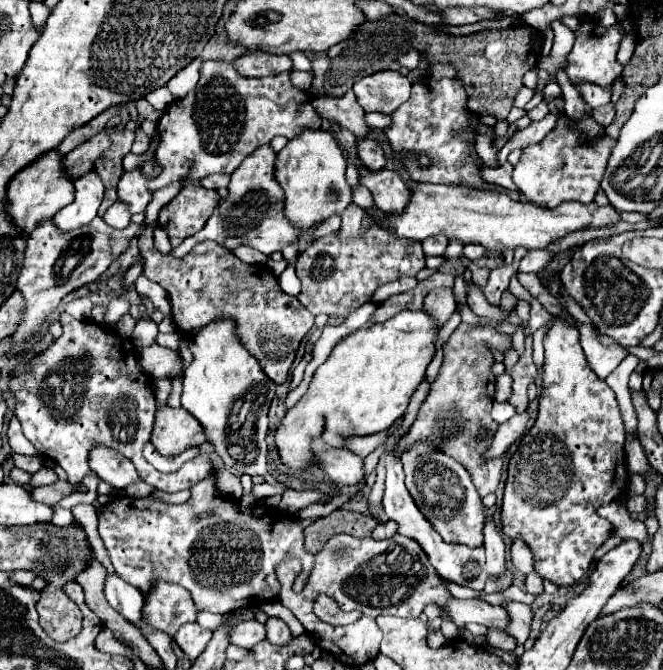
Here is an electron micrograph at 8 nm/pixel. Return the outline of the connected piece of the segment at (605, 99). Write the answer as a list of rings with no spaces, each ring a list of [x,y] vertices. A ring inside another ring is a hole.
[[[579,83],[577,89],[579,89],[581,97],[585,99],[585,103],[591,107],[601,107],[611,101],[611,93],[605,87],[599,87],[593,83]]]

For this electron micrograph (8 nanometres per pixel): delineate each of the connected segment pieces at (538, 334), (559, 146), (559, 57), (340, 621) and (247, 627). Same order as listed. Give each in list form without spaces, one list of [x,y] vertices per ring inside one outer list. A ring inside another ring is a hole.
[[[551,320],[539,328],[533,335],[533,361],[535,365],[542,367],[544,364],[544,347],[543,347],[543,337],[545,333],[549,330],[549,327],[553,325]]]
[[[559,119],[557,127],[549,131],[541,143],[523,149],[523,155],[513,169],[513,183],[517,185],[521,195],[525,195],[527,201],[549,209],[561,205],[563,201],[593,203],[597,191],[601,189],[603,171],[607,167],[611,151],[599,151],[599,153],[577,151],[591,139],[579,135],[577,131],[571,131],[571,125],[573,125],[571,119]]]
[[[553,21],[551,23],[551,29],[553,29],[553,35],[555,35],[555,43],[553,43],[553,49],[551,49],[551,55],[545,57],[539,67],[547,69],[551,75],[555,75],[557,67],[563,67],[563,61],[567,57],[567,53],[571,51],[573,43],[575,43],[575,35],[569,27],[565,27],[561,21]]]
[[[317,595],[315,613],[321,621],[327,621],[331,625],[349,625],[351,621],[357,621],[361,617],[359,611],[345,613],[343,609],[339,609],[335,599],[329,599],[329,595]]]
[[[243,621],[231,629],[230,639],[233,645],[239,647],[255,647],[265,637],[265,627],[259,621]]]

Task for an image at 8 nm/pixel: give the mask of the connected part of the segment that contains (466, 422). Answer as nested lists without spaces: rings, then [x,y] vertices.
[[[485,317],[481,319],[481,325],[473,325],[473,327],[469,323],[459,323],[459,327],[449,337],[449,341],[443,345],[445,359],[435,383],[431,385],[431,391],[423,401],[415,423],[411,425],[409,433],[401,439],[399,449],[395,451],[395,455],[399,457],[403,447],[409,447],[415,441],[427,439],[435,443],[439,449],[443,449],[447,455],[451,455],[469,471],[481,497],[495,493],[501,481],[501,469],[505,457],[501,455],[499,459],[483,459],[483,451],[487,451],[487,443],[479,443],[475,439],[481,427],[487,427],[491,435],[499,427],[499,423],[491,419],[491,407],[495,395],[495,375],[491,367],[497,361],[495,353],[507,353],[511,349],[511,335],[497,331],[495,327],[497,323],[499,321]]]

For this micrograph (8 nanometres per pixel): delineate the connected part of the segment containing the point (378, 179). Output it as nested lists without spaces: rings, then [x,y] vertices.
[[[361,165],[359,183],[371,191],[375,207],[379,207],[381,211],[403,211],[403,207],[409,201],[409,189],[407,185],[403,185],[397,171],[395,175],[387,175],[387,169],[369,171],[365,165]]]

